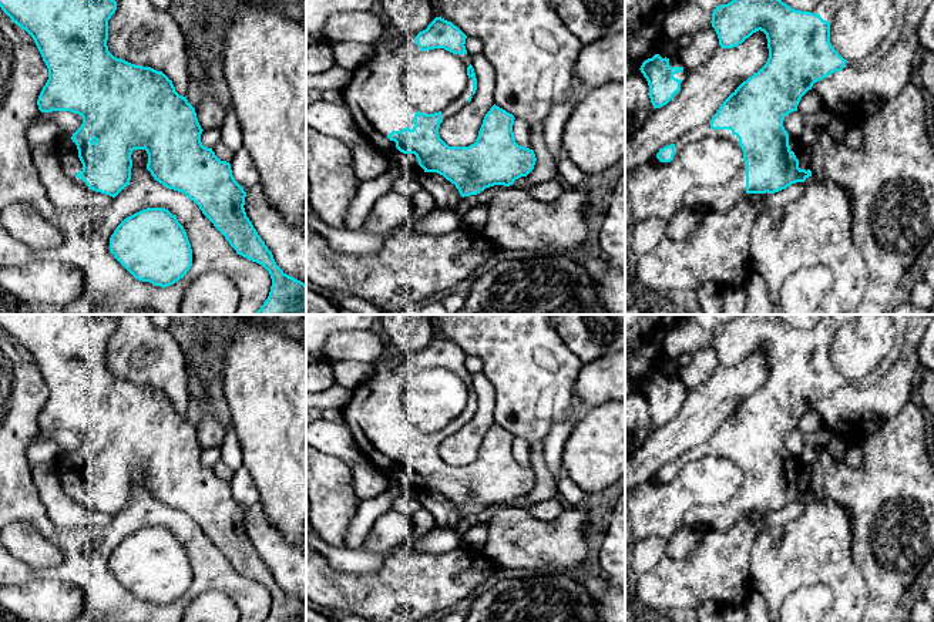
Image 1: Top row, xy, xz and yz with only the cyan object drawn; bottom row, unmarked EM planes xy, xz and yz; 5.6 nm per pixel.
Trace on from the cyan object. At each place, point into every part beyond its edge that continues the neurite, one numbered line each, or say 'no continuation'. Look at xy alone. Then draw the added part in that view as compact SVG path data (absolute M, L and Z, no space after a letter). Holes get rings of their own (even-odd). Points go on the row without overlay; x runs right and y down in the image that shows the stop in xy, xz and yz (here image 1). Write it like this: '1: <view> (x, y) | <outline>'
1: xy (67, 468) | M63 454L56 461L56 465L58 468L58 475L60 475L60 481L61 481L64 492L70 498L73 498L74 501L81 504L83 507L90 508L83 498L75 495L77 491L83 490L83 483L81 483L81 480L78 477L77 464L71 458L71 455L70 454Z

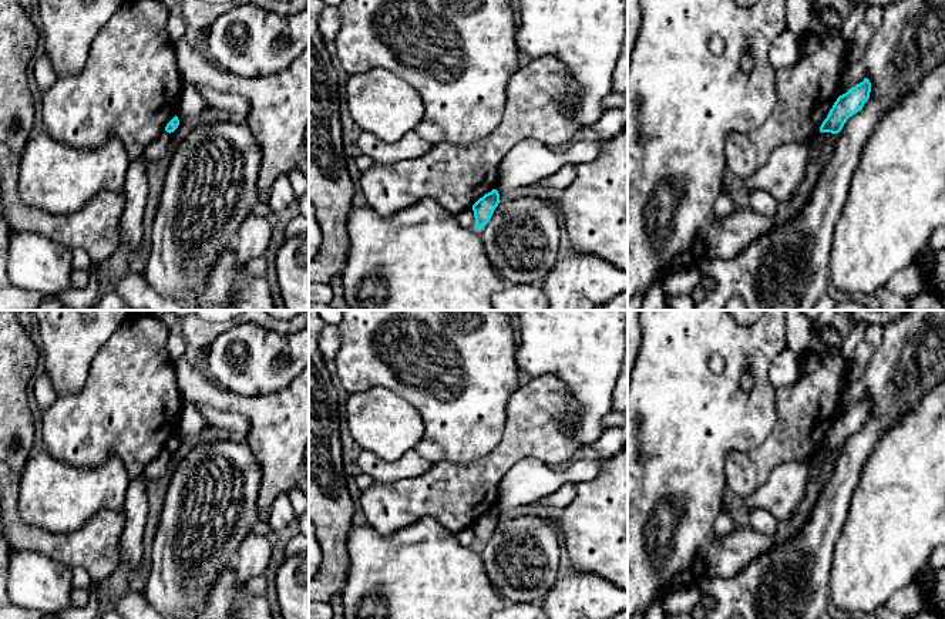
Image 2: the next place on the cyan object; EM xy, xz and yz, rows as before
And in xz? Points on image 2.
no continuation

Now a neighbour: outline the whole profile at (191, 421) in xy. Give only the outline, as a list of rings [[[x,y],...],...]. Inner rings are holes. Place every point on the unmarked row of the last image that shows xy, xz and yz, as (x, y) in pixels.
[[[182,401],[182,408],[178,416],[176,435],[178,438],[194,437],[199,441],[201,435],[213,427],[209,420],[196,408],[194,401]]]

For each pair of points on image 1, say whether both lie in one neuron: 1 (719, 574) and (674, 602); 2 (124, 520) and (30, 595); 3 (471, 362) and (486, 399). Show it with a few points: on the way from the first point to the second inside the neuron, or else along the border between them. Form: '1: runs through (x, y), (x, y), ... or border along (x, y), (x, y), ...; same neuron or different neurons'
1: runs through (708, 574), (691, 589), (685, 591); same neuron
2: border along (17, 584), (64, 580), (81, 592); different neurons
3: border along (481, 372), (473, 375); different neurons

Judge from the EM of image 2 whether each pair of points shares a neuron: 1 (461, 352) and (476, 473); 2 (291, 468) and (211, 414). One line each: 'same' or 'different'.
1: different
2: different

